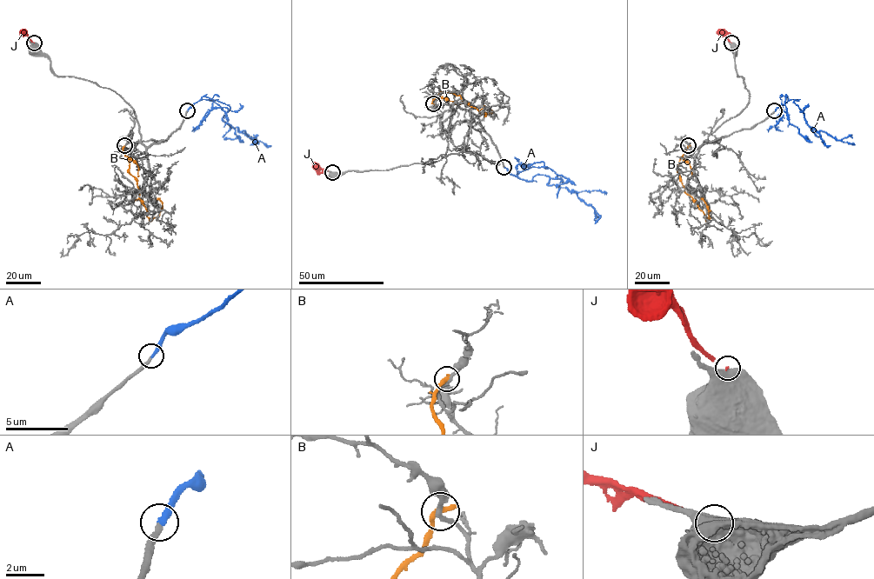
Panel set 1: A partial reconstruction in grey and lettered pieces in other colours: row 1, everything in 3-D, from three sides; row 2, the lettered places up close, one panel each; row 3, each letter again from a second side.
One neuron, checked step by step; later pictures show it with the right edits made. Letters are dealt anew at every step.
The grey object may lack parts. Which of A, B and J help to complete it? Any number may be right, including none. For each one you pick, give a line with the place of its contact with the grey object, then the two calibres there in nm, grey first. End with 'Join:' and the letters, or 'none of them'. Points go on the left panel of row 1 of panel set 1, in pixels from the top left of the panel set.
A: Touches grey at (187, 110). Thickness 260 nm (grey) against 280 nm
Join: A

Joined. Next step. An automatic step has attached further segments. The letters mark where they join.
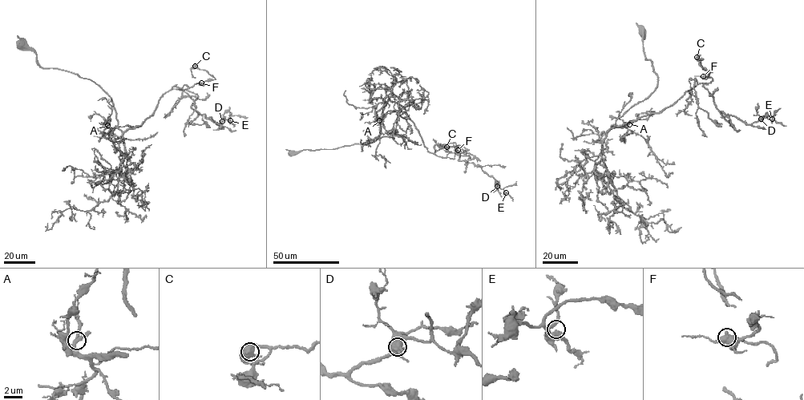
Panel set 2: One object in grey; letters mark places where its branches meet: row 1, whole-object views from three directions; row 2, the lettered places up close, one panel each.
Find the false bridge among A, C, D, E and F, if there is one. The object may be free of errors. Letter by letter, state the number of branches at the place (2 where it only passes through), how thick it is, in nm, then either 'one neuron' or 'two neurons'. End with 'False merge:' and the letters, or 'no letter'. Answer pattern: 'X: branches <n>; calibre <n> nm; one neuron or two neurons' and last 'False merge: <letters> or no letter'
A: branches 3; calibre 240 nm; one neuron
C: branches 2; calibre 650 nm; one neuron
D: branches 2; calibre 850 nm; one neuron
E: branches 3; calibre 360 nm; one neuron
F: branches 2; calibre 500 nm; one neuron
False merge: no letter

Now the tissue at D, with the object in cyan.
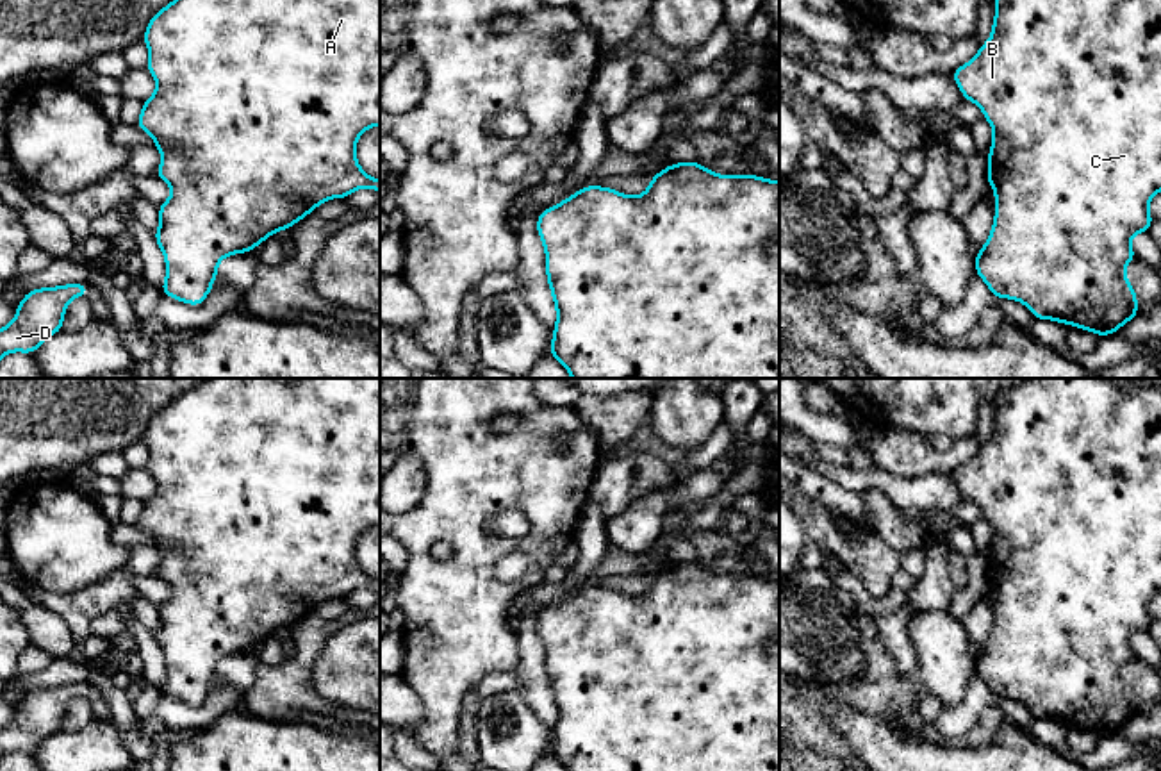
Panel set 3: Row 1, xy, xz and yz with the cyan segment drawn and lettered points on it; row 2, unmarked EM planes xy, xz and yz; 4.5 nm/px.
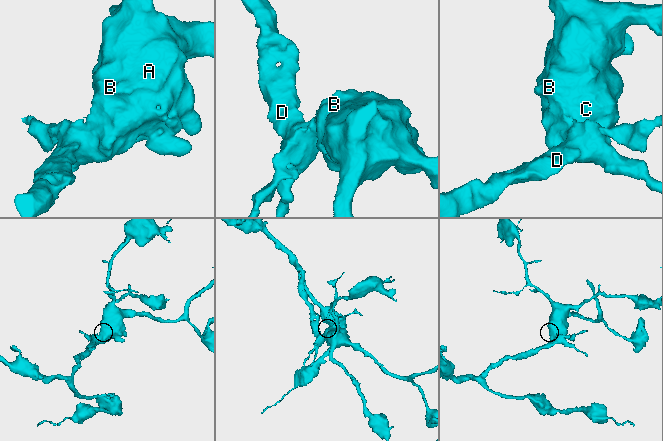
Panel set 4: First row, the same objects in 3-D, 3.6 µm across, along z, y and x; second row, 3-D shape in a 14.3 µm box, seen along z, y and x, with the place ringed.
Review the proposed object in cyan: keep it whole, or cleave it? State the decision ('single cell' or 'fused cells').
single cell

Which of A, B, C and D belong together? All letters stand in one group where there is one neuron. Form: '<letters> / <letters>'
A B C D

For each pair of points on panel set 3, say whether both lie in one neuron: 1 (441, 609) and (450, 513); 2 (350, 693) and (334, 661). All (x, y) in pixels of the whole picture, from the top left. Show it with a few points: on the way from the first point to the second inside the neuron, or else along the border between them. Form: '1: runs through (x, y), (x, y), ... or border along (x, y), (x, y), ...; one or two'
1: runs through (462, 586), (462, 536); one
2: runs through (350, 686), (350, 677), (341, 668); one

